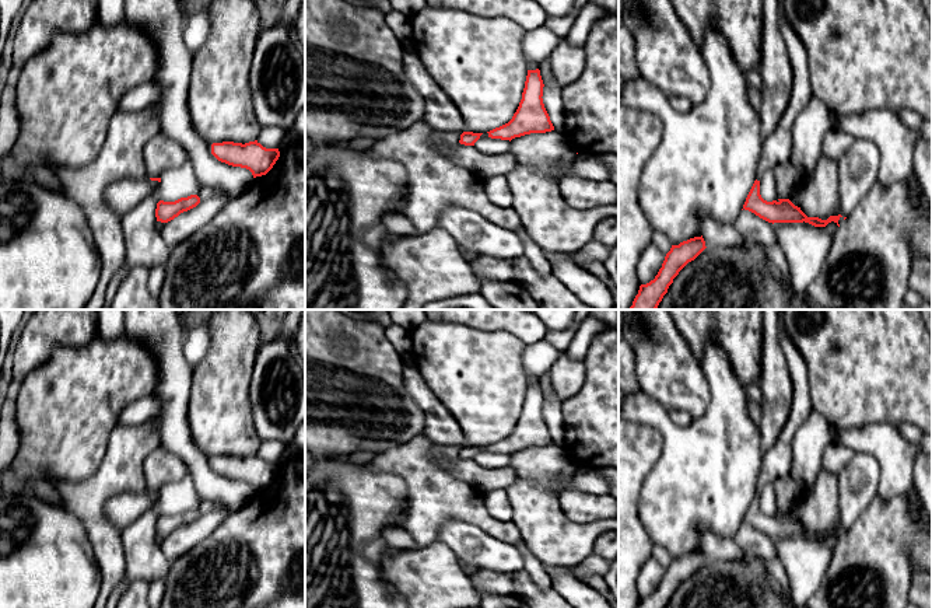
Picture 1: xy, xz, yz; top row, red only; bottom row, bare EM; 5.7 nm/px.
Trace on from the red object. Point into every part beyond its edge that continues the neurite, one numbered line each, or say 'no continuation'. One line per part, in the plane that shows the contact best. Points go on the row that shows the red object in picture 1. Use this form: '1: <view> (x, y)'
1: xy (161, 153)

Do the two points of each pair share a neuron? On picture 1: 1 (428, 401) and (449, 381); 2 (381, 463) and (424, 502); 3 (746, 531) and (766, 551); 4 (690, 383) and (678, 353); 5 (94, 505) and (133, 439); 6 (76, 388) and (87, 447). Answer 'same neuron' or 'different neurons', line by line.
1: different neurons
2: same neuron
3: same neuron
4: same neuron
5: same neuron
6: same neuron

